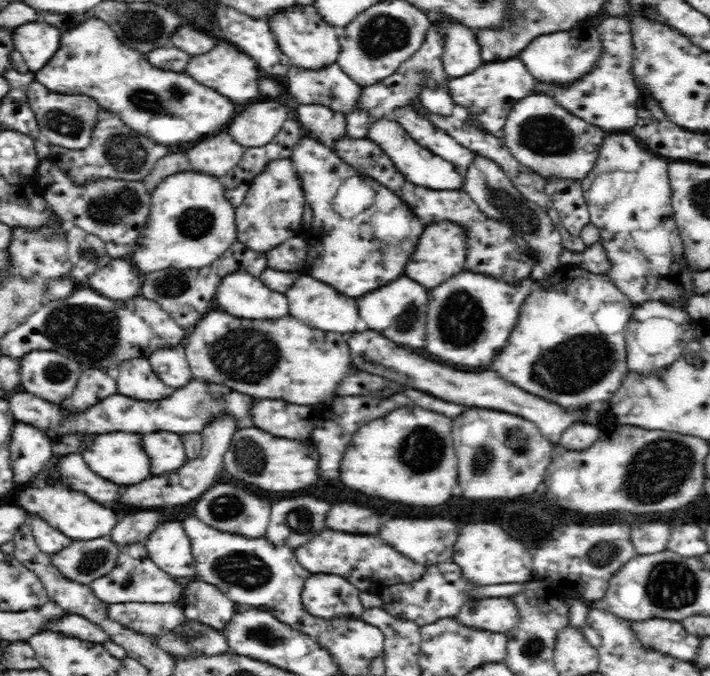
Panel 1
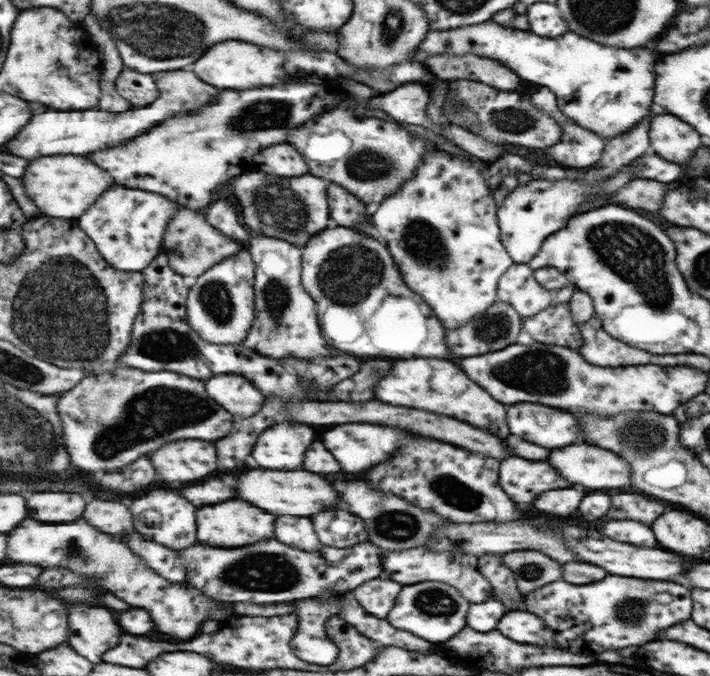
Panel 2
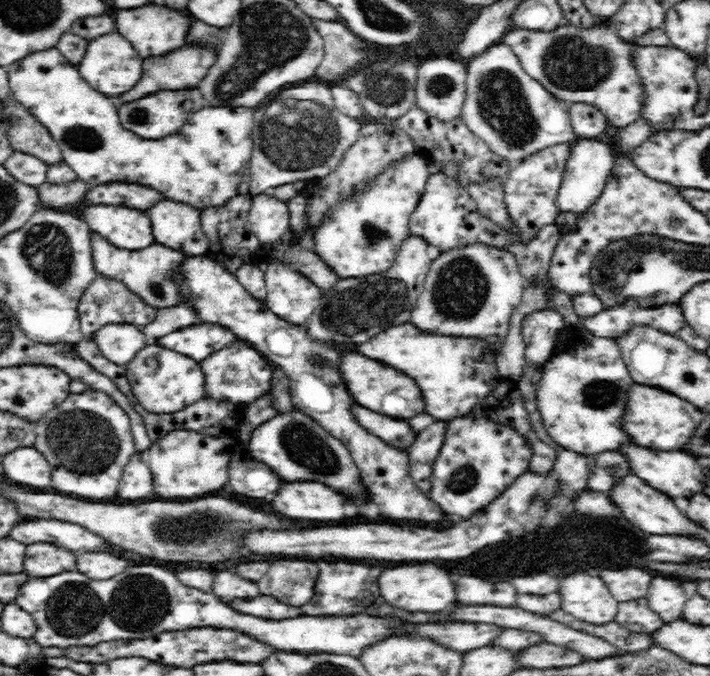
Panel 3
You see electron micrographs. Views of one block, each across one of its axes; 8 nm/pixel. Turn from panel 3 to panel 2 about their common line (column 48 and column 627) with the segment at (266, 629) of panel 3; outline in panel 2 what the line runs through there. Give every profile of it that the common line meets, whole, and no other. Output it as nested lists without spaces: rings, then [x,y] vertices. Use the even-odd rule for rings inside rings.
[[[608,574],[597,582],[576,585],[559,578],[538,589],[525,593],[525,610],[531,614],[539,614],[547,626],[551,626],[553,642],[559,650],[567,650],[579,656],[595,656],[608,648],[625,648],[625,646],[641,646],[645,642],[655,640],[659,632],[673,626],[675,622],[683,622],[689,618],[691,612],[691,598],[689,590],[673,584],[673,582],[659,582],[659,580],[641,580],[641,578],[625,578]]]

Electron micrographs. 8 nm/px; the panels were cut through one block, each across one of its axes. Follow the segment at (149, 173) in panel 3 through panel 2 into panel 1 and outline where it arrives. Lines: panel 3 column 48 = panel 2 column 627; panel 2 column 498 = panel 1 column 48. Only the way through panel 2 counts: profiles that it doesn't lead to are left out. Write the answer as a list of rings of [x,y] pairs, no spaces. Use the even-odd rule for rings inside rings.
[[[32,20],[14,29],[13,43],[34,74],[51,61],[60,46],[62,34],[59,28],[44,20]]]

